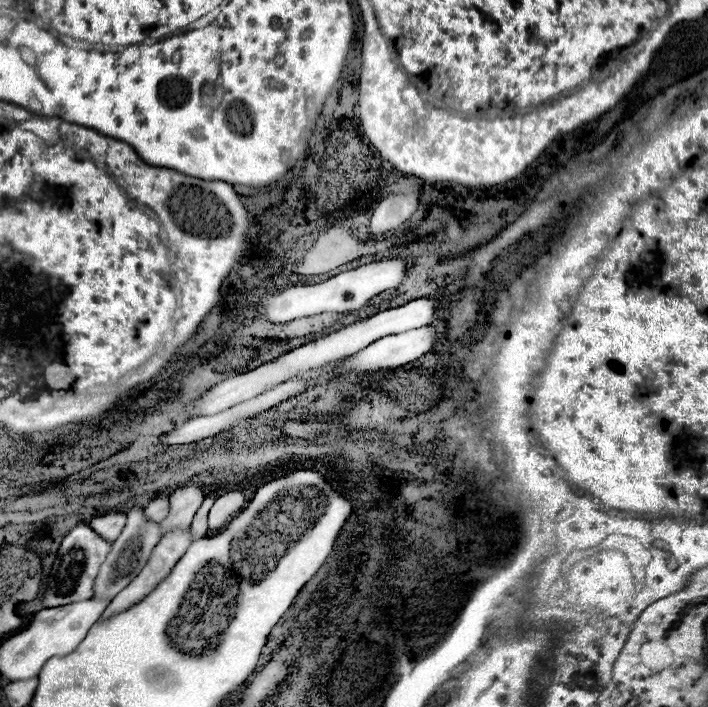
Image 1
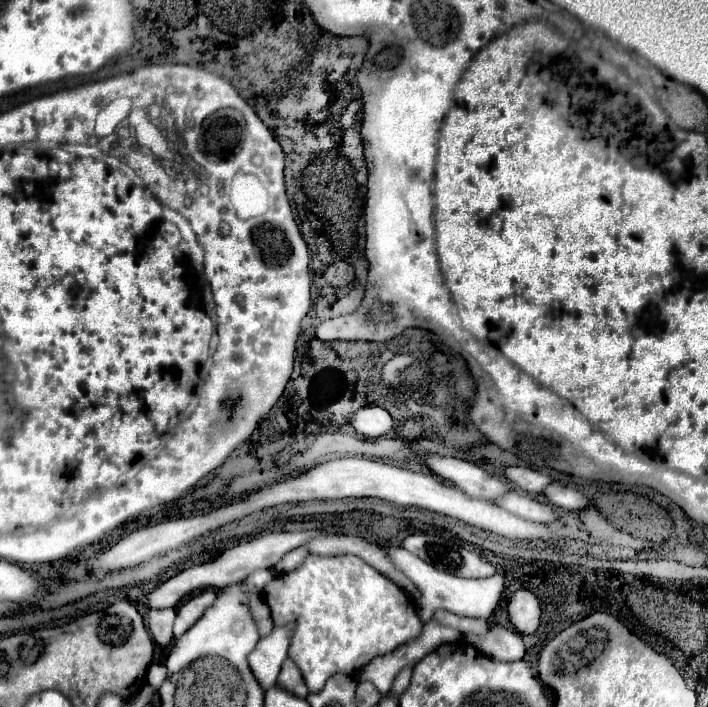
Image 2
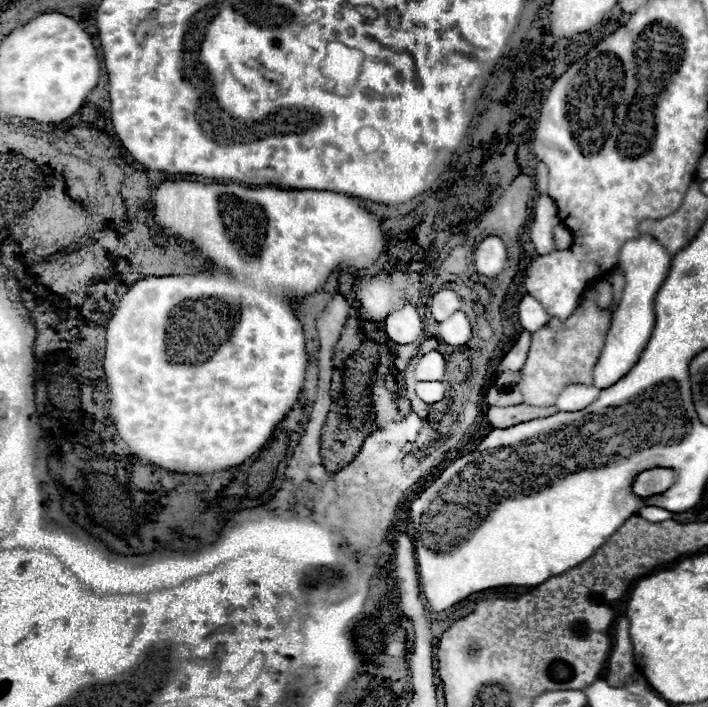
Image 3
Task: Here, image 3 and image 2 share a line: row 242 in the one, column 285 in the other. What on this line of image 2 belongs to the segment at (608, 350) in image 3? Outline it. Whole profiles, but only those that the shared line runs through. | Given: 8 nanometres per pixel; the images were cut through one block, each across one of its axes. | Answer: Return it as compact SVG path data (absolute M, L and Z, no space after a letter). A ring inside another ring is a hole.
M294 624L274 626L274 630L268 636L260 638L256 648L248 656L250 668L264 690L276 684L280 666L288 658L292 632L294 632Z

